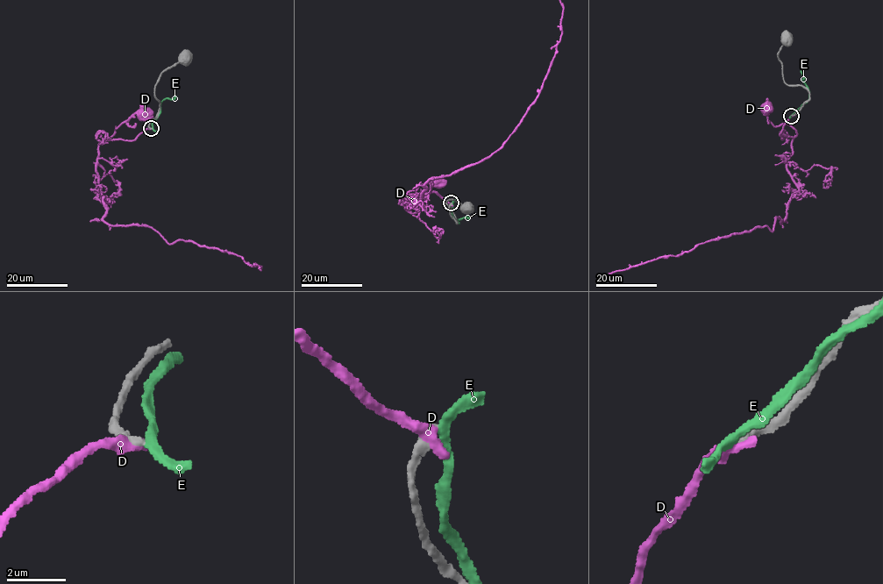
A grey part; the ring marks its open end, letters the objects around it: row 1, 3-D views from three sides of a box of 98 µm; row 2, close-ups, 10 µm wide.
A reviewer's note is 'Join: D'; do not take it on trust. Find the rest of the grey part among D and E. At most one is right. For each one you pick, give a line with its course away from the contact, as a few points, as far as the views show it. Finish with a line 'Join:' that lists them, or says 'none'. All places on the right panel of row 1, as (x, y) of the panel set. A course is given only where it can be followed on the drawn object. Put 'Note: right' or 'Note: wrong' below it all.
Join: none
Note: wrong

